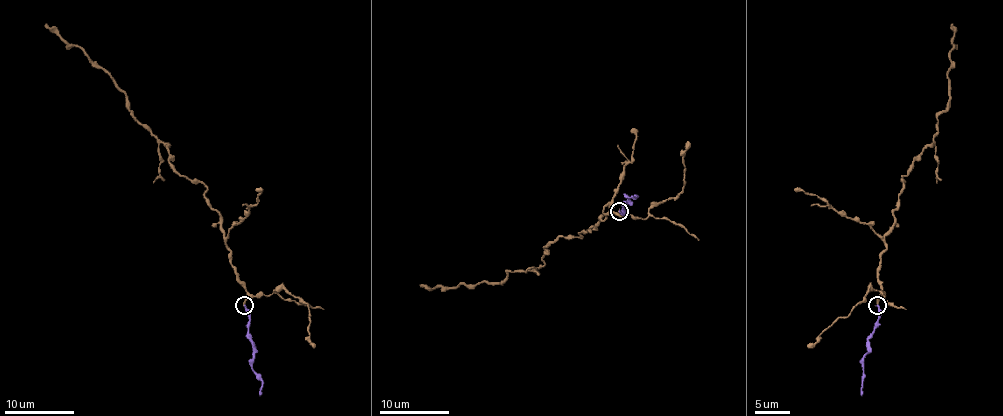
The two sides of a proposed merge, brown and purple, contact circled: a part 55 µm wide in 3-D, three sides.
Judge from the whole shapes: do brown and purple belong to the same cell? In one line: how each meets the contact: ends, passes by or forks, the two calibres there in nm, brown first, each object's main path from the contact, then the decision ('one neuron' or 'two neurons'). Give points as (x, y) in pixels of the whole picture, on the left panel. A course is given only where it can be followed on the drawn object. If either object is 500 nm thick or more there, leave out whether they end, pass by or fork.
brown ends | purple ends | 190/240 nm | brown via (244, 305), (246, 287), (206, 188), (178, 172), (169, 149), (134, 116), (106, 72), (45, 23) | purple via (244, 305), (250, 326), (248, 336), (253, 345), (251, 370), (262, 382), (260, 396) | one neuron

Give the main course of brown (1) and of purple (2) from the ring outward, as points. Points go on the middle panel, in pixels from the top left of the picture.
1: (619, 212), (609, 212), (581, 236), (560, 236), (544, 248), (537, 268), (509, 271), (500, 283), (420, 287)
2: (619, 212), (625, 212), (626, 198), (635, 196)

